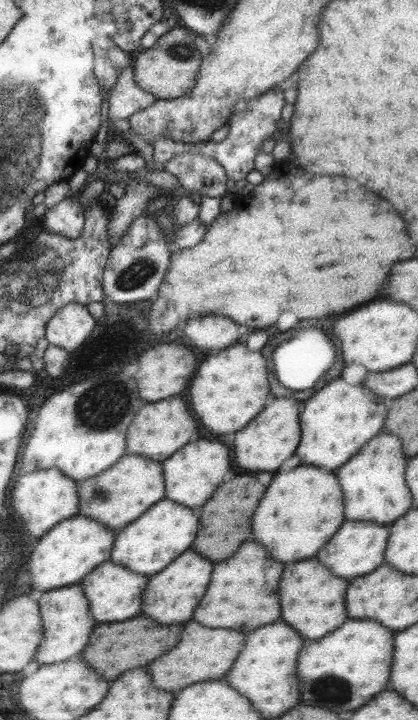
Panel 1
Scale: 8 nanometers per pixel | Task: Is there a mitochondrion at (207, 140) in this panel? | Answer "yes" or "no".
no

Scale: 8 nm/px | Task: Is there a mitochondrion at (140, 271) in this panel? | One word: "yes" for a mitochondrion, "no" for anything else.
yes

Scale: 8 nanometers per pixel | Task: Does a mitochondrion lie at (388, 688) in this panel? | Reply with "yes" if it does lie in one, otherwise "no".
no

